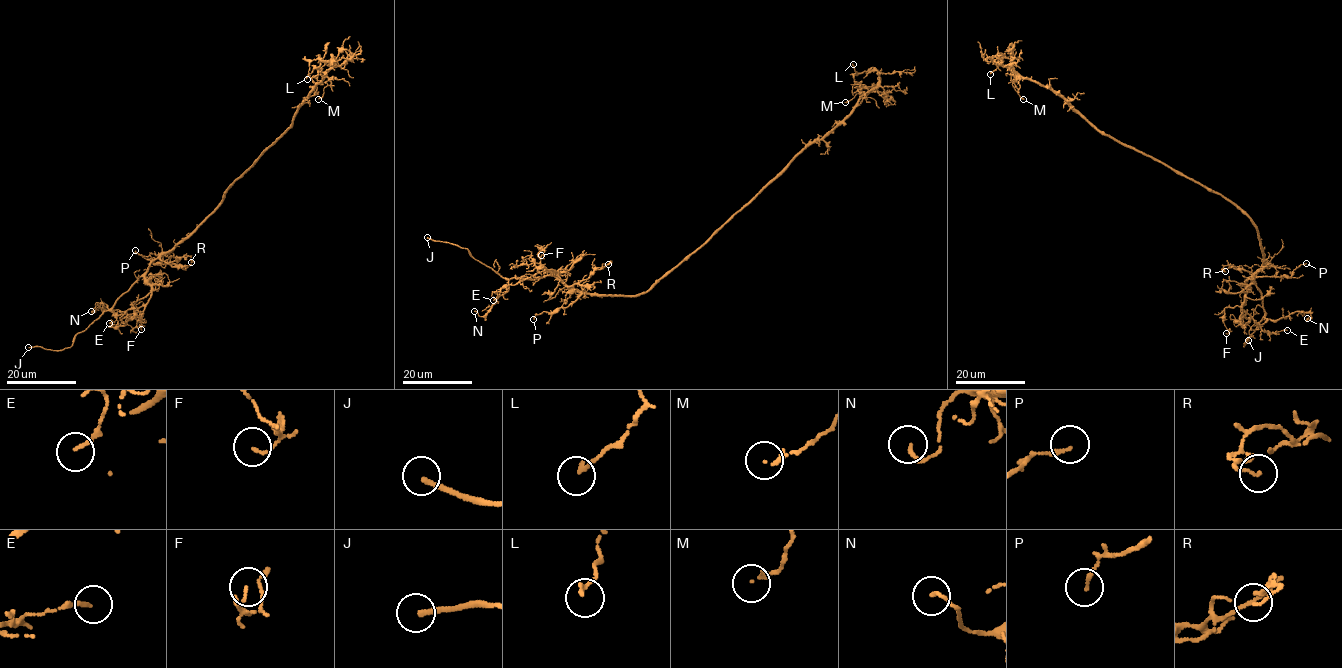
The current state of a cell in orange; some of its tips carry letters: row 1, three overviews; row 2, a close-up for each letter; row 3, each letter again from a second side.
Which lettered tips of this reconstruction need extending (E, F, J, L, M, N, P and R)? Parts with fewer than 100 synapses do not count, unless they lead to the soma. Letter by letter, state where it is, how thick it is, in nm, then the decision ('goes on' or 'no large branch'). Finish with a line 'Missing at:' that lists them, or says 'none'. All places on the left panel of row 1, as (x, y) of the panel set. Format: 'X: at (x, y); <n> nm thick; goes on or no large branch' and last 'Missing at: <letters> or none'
E: at (109, 323); 130 nm thick; no large branch
F: at (141, 329); 100 nm thick; no large branch
J: at (28, 347); 200 nm thick; goes on
L: at (307, 79); 150 nm thick; no large branch
M: at (318, 99); 170 nm thick; no large branch
N: at (91, 311); 140 nm thick; no large branch
P: at (135, 250); 140 nm thick; no large branch
R: at (191, 262); 100 nm thick; no large branch
Missing at: J

